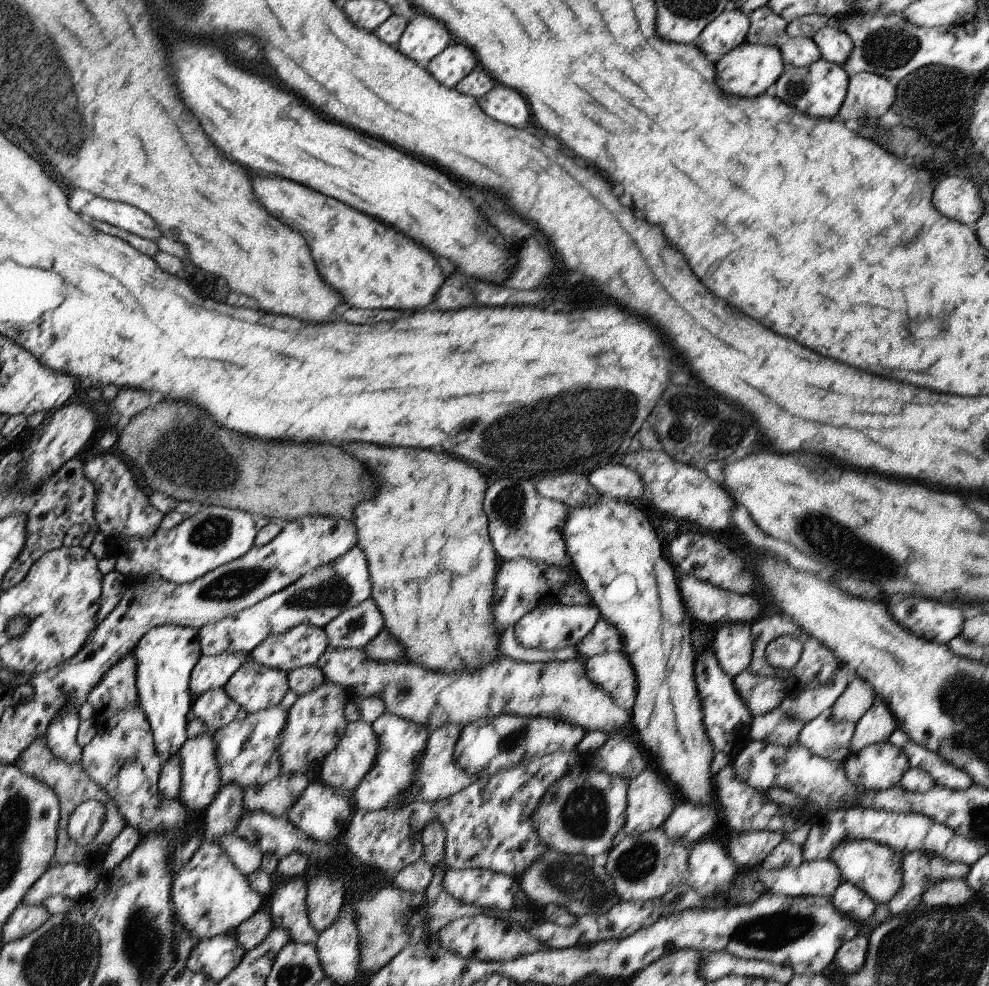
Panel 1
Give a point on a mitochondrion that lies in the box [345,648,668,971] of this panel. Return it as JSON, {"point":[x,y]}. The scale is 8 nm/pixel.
{"point":[584,814]}

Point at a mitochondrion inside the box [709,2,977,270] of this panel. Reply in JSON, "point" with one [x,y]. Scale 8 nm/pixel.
{"point":[888,48]}

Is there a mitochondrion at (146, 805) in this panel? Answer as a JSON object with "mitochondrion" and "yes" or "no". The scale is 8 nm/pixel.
{"mitochondrion":"yes"}

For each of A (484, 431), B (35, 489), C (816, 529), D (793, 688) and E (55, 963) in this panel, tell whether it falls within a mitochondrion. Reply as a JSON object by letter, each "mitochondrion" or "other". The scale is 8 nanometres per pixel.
{"A":"mitochondrion","B":"other","C":"mitochondrion","D":"other","E":"mitochondrion"}

